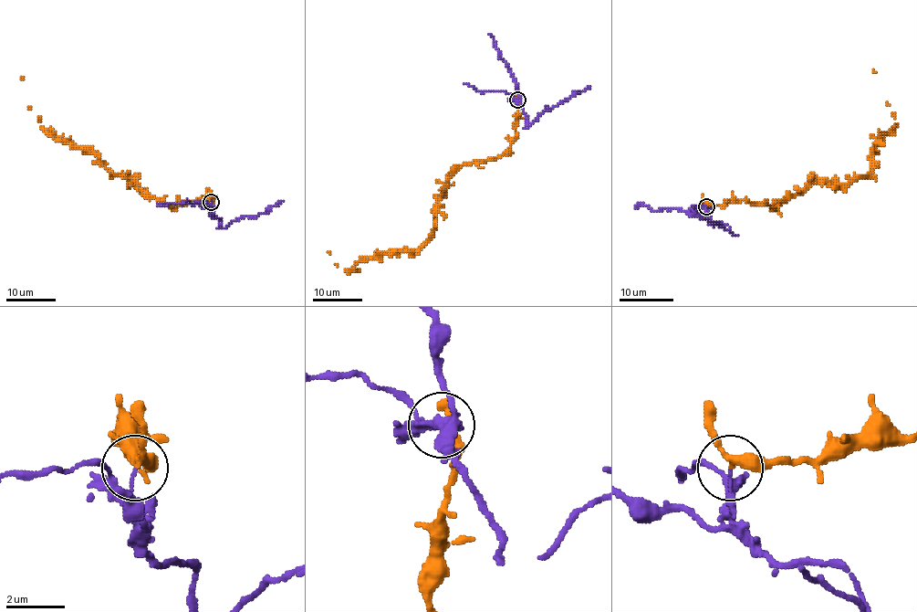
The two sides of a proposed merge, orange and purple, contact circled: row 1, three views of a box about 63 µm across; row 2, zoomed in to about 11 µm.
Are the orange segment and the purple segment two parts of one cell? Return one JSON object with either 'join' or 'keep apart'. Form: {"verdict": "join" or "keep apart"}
{"verdict": "keep apart"}

